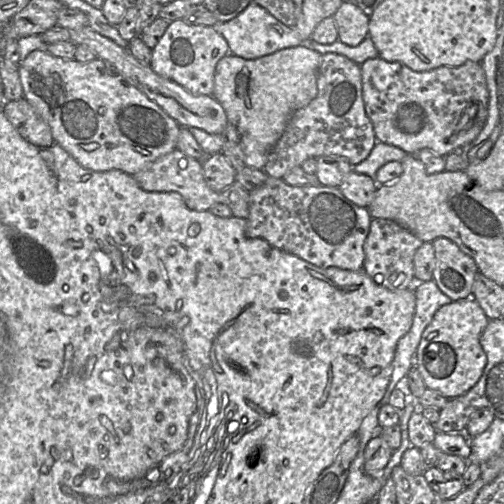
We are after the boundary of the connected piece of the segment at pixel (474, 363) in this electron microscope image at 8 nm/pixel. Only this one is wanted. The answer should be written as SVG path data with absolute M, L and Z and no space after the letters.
M473 297L452 301L438 309L424 330L415 354L416 366L427 388L452 399L463 395L478 382L487 364L480 338L489 321Z

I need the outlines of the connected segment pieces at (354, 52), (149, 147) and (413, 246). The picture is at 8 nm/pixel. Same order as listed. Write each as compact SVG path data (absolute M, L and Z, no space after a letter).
M369 36L357 46L346 45L339 41L339 39L332 44L319 44L311 38L302 40L300 45L318 51L321 55L326 53L343 55L359 65L368 59L379 56L379 52Z
M36 49L18 69L23 97L49 125L54 144L60 145L84 168L100 172L120 170L134 175L150 162L177 149L180 125L105 61L96 58L79 62L75 58L56 57L46 49Z
M372 218L364 242L365 259L362 269L376 284L389 290L413 288L416 283L414 255L421 245L421 240L398 223L388 219Z

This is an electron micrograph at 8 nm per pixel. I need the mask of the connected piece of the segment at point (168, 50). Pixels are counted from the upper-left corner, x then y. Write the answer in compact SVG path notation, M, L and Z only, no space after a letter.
M182 19L170 22L152 49L152 70L170 79L194 95L211 95L218 61L228 53L228 43L212 26L188 24Z

